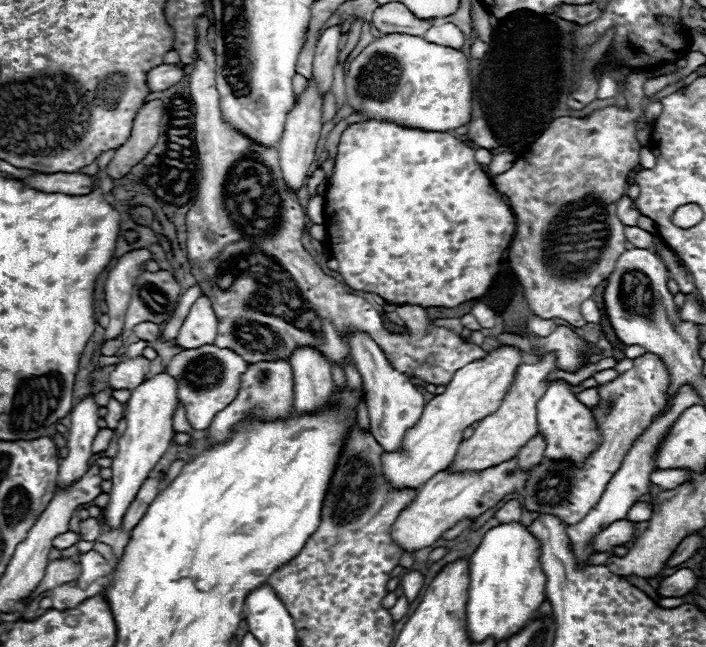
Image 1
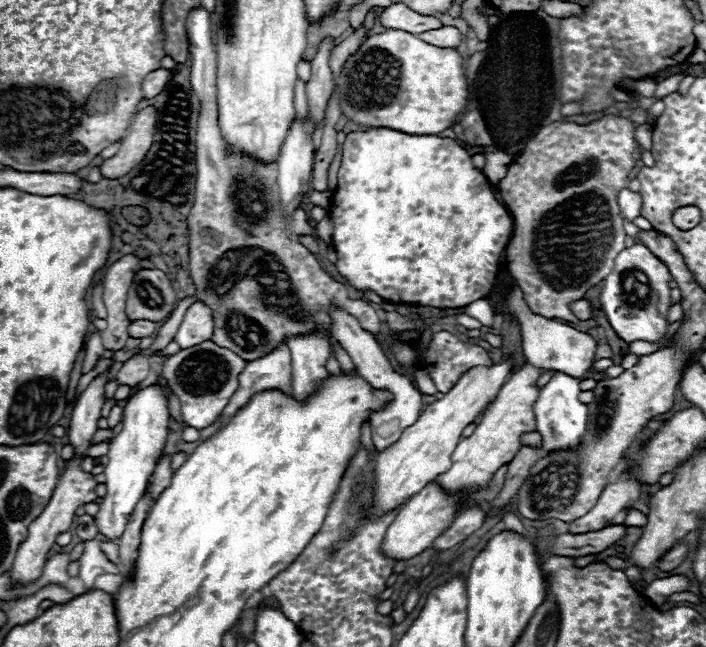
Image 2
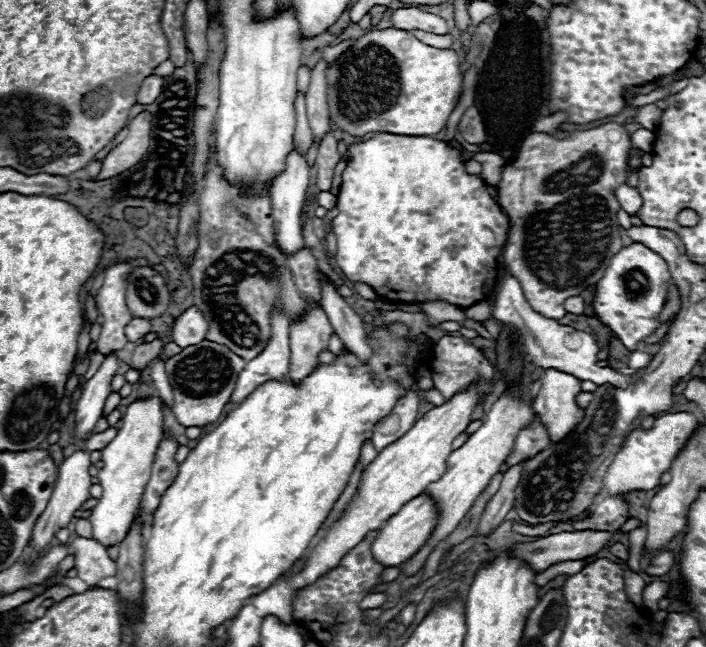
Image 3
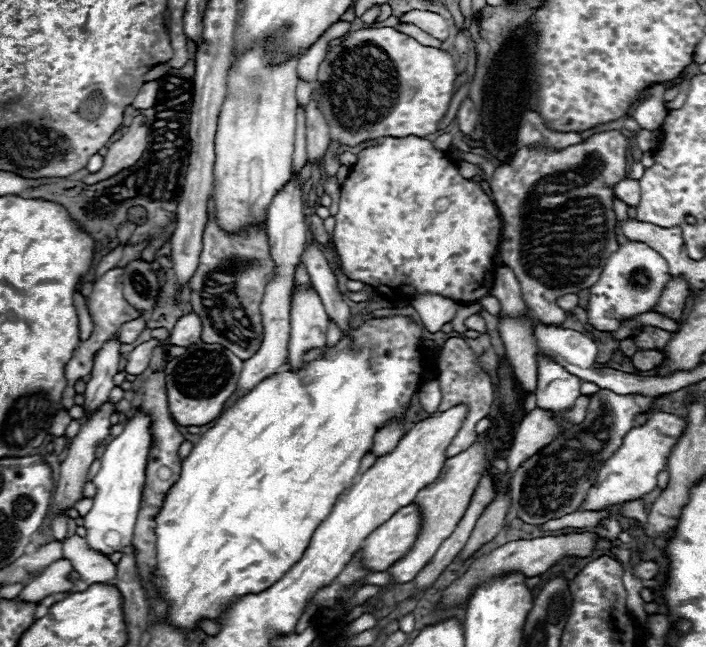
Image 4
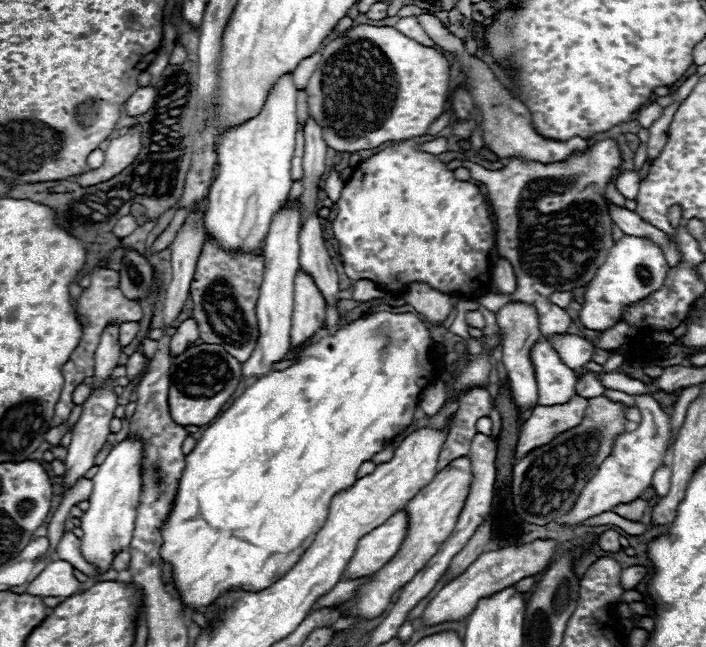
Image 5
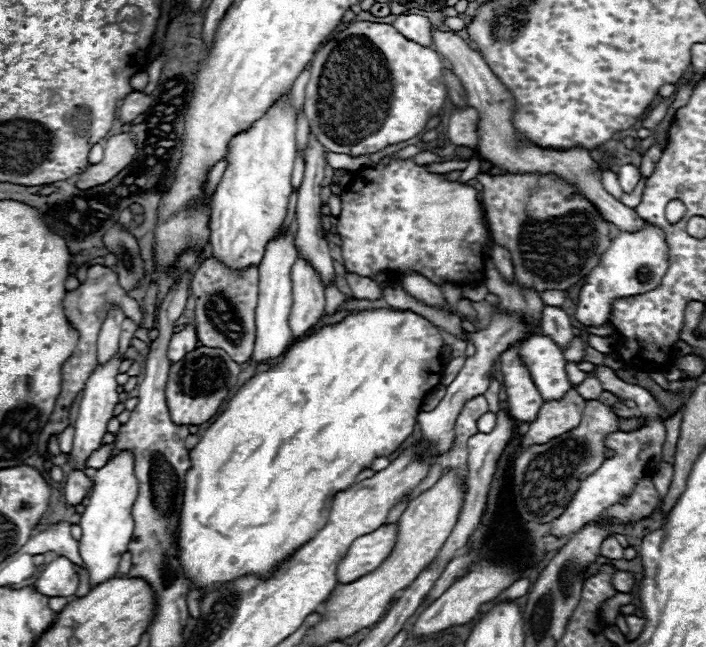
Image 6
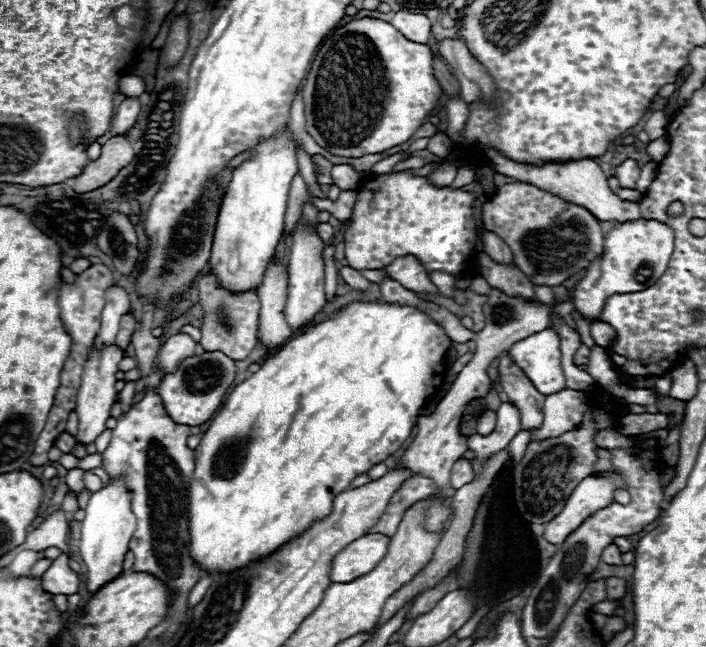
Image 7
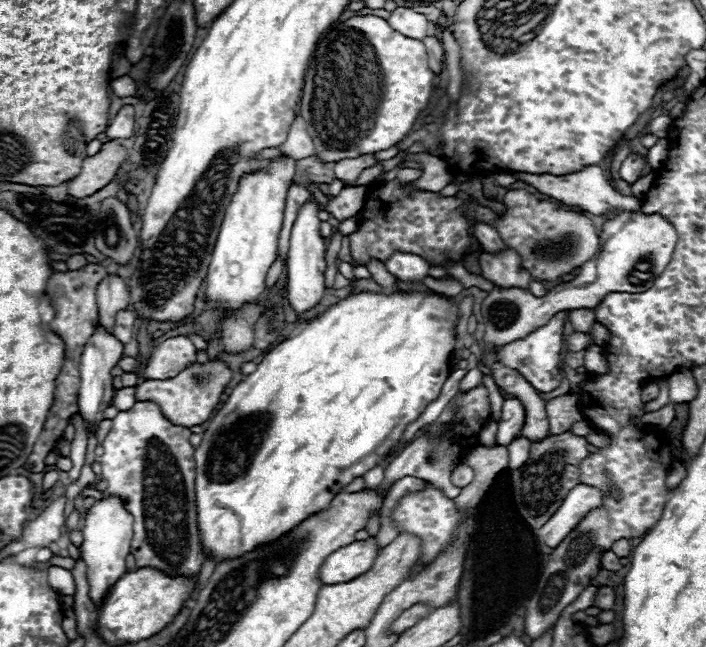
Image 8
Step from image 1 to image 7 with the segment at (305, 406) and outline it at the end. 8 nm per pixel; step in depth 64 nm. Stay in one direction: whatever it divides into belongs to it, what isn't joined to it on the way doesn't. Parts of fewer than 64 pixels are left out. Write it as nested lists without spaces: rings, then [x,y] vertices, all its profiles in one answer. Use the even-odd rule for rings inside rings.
[[[302,220],[296,224],[292,234],[292,246],[288,252],[288,302],[286,302],[286,320],[292,328],[302,328],[310,322],[318,310],[326,304],[324,294],[324,260],[322,260],[324,242],[318,232],[310,230]]]

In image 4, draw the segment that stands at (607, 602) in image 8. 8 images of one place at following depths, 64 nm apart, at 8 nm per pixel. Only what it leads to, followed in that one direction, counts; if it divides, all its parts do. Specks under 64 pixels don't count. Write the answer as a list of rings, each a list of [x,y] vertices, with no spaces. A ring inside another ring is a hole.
[[[640,562],[640,564],[632,566],[632,574],[638,576],[640,580],[650,580],[658,572],[660,572],[660,566],[656,562]]]

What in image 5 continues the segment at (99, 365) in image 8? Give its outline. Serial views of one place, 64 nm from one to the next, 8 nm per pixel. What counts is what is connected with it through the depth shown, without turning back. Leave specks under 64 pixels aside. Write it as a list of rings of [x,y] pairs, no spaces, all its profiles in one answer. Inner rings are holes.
[[[112,378],[106,380],[106,384],[98,390],[94,390],[88,400],[82,404],[82,414],[78,422],[74,424],[72,430],[72,444],[68,446],[68,456],[66,456],[66,476],[64,476],[64,490],[70,488],[78,478],[84,478],[84,474],[94,466],[94,456],[98,450],[104,446],[108,434],[110,434],[110,420],[114,418],[114,410],[118,406],[118,396],[114,394],[114,382]]]

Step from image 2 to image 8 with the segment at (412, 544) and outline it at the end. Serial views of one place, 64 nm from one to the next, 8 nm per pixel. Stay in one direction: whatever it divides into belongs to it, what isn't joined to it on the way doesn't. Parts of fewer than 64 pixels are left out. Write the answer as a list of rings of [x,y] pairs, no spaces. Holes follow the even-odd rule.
[[[374,538],[342,546],[324,560],[324,564],[318,570],[318,578],[322,584],[350,582],[356,576],[364,574],[368,568],[372,568],[378,552],[380,548]]]

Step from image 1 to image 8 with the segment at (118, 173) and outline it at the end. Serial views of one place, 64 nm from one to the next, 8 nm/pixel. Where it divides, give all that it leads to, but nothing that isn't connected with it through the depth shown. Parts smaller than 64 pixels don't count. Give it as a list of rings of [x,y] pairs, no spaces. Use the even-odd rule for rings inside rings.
[[[106,142],[102,144],[100,152],[88,156],[82,162],[82,170],[76,178],[68,182],[68,194],[74,198],[86,198],[100,188],[104,188],[110,180],[114,180],[118,168],[126,160],[126,150],[120,142]]]

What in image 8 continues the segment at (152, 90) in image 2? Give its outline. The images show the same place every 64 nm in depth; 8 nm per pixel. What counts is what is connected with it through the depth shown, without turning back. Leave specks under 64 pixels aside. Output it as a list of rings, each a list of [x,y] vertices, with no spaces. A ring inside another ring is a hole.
[[[124,106],[116,118],[110,122],[110,126],[106,128],[106,138],[108,140],[124,140],[130,138],[134,130],[134,108],[132,106]]]

